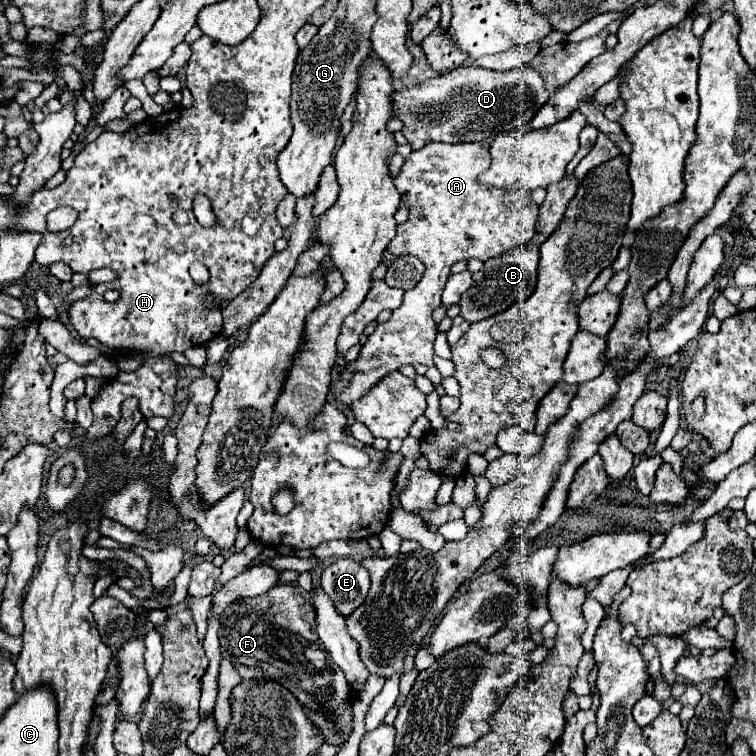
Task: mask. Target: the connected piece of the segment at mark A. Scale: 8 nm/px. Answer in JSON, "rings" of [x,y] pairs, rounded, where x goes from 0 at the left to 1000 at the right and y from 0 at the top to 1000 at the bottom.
{"rings":[[[569,188],[566,193],[548,198],[542,209],[534,214],[526,238],[521,238],[526,254],[532,257],[534,270],[542,275],[542,286],[534,296],[524,302],[524,312],[513,323],[513,333],[521,339],[550,339],[561,352],[563,362],[558,370],[534,389],[534,399],[519,413],[516,423],[500,429],[497,437],[487,444],[487,452],[476,460],[476,471],[471,479],[458,484],[444,505],[444,526],[450,534],[463,537],[471,526],[476,526],[487,513],[492,513],[503,500],[526,489],[534,481],[563,481],[566,491],[562,497],[573,507],[574,515],[585,504],[582,492],[574,483],[574,447],[577,447],[577,426],[571,423],[574,407],[582,402],[582,392],[587,376],[595,365],[595,354],[606,344],[646,344],[651,339],[661,339],[677,328],[698,323],[709,310],[709,288],[712,272],[704,265],[704,254],[667,254],[651,246],[638,246],[632,233],[643,228],[648,217],[646,193],[627,188],[627,190],[577,190]]]}

